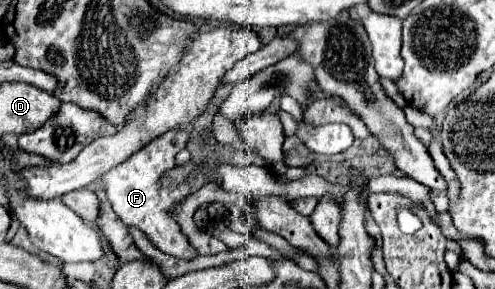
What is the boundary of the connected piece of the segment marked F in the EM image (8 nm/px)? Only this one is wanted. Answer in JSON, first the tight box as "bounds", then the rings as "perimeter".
{"bounds":[100,130,208,258],"perimeter":[[[168,130],[166,134],[158,136],[150,144],[146,144],[142,150],[138,150],[134,156],[130,156],[120,166],[114,166],[106,174],[102,174],[102,178],[100,178],[102,190],[106,194],[106,200],[112,204],[114,212],[118,214],[118,218],[124,224],[128,224],[128,226],[140,228],[162,252],[168,252],[168,254],[178,256],[178,258],[194,258],[196,252],[188,244],[188,240],[180,232],[180,226],[170,218],[168,212],[170,212],[170,208],[176,202],[180,202],[188,194],[196,192],[202,184],[206,184],[208,178],[198,174],[192,180],[186,180],[186,182],[180,182],[180,184],[168,186],[168,188],[158,186],[158,180],[160,180],[160,176],[166,170],[176,166],[174,156],[176,156],[176,152],[180,152],[186,146],[186,140],[188,140],[186,132],[182,132],[182,130]]]}

